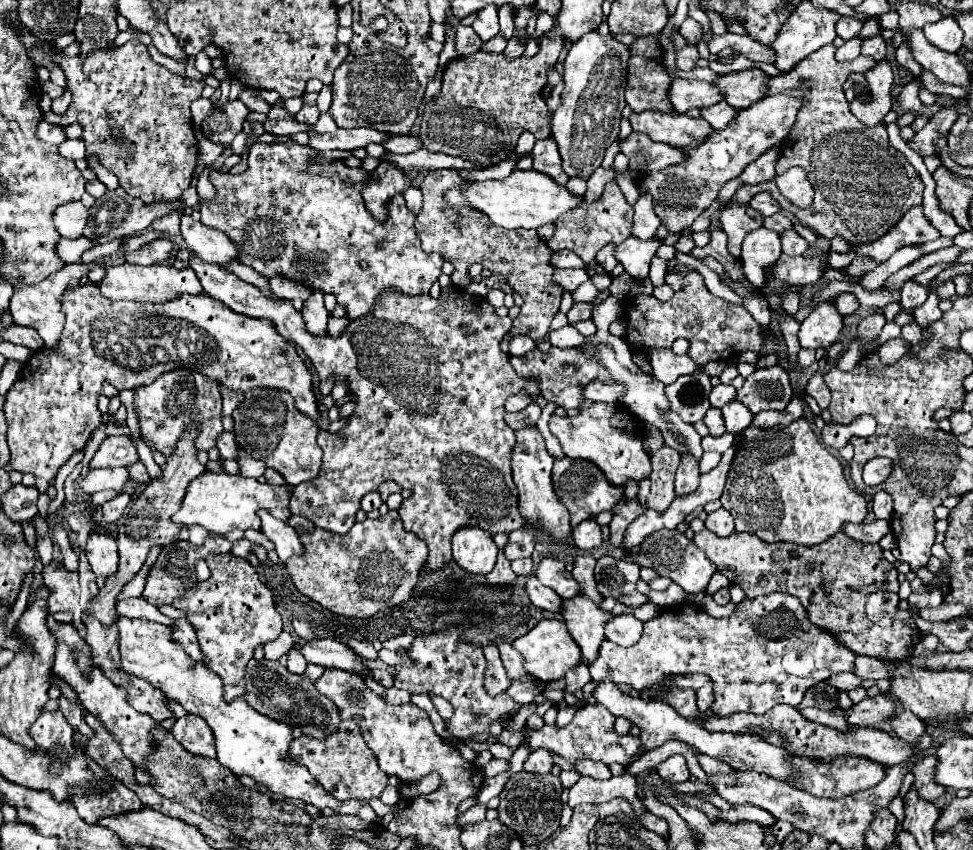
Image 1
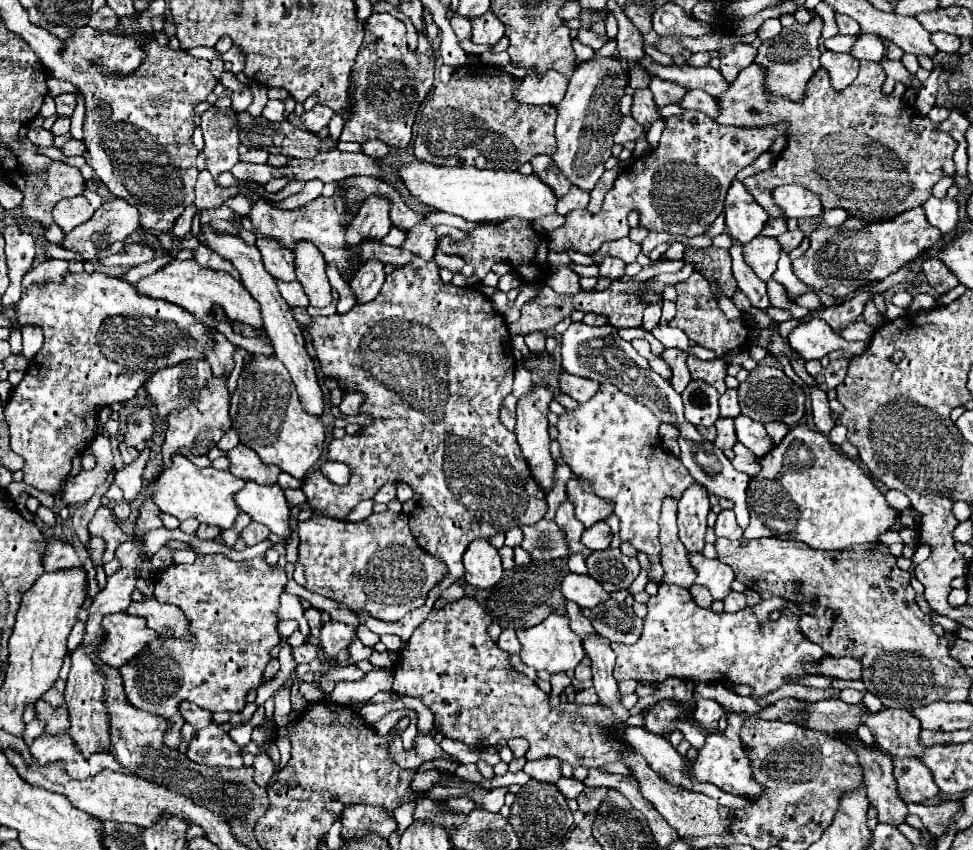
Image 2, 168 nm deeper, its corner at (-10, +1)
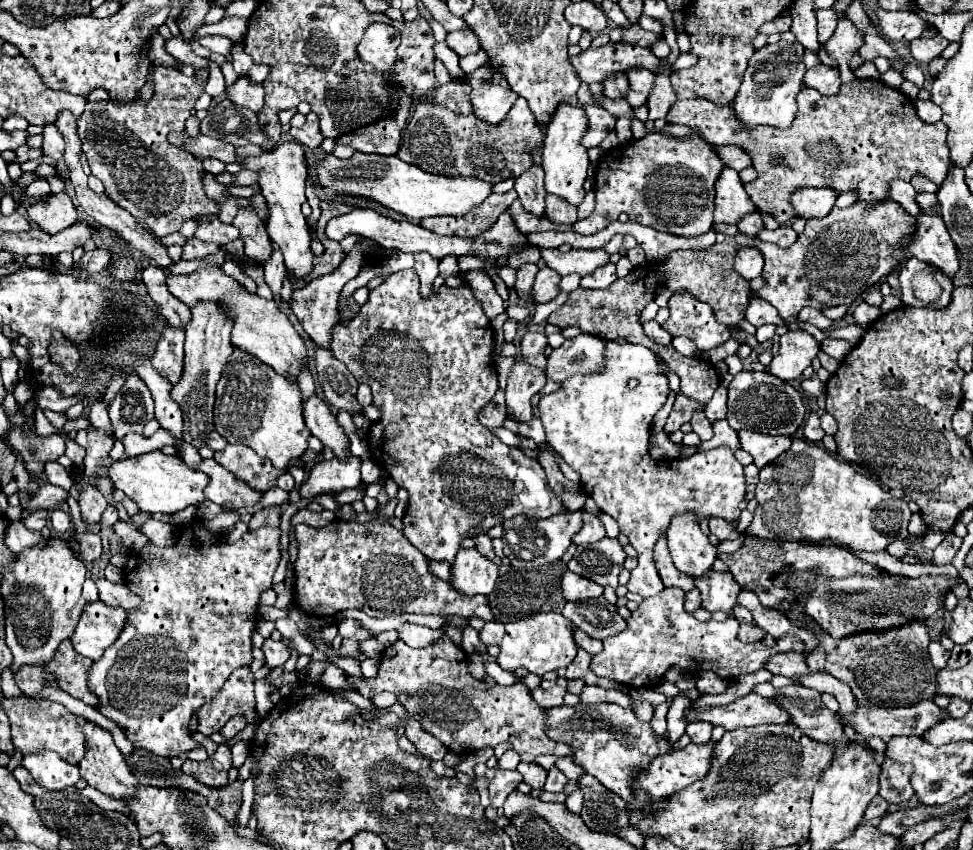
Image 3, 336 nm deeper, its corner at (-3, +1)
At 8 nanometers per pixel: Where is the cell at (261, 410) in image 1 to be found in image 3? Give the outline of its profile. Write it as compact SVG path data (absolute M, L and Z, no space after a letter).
M234 349L216 385L214 405L214 429L228 443L248 445L260 457L268 457L274 467L284 469L290 459L300 459L308 449L306 439L310 437L310 431L306 429L302 411L302 395L296 383L290 383L286 377L272 371L272 367L258 357Z

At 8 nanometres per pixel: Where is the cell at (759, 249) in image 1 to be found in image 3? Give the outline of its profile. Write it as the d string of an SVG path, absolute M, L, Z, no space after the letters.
M752 247L738 249L736 259L734 259L734 271L738 275L742 275L744 279L750 281L754 277L760 277L762 267L764 267L764 259L758 249L752 249Z

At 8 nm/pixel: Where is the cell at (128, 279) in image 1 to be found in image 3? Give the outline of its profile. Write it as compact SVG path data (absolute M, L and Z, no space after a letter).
M206 267L192 275L168 275L166 285L168 291L188 307L196 305L200 299L222 301L230 305L232 309L230 317L234 319L234 329L232 329L234 347L250 355L256 355L260 361L270 365L278 375L296 381L302 369L308 365L308 351L302 337L298 335L290 319L282 311L278 311L276 303L272 299L270 301L262 299L256 293L246 293L246 289L238 281L228 277L220 267Z

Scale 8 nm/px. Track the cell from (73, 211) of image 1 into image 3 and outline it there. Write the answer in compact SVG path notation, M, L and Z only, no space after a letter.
M52 193L50 197L34 201L26 211L34 225L52 235L64 231L68 225L72 225L72 221L78 219L76 207L66 193Z

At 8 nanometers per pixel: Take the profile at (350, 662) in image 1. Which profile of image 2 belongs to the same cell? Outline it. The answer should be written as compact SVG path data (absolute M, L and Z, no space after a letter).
M303 643L301 647L295 647L293 649L293 657L295 657L297 663L311 663L313 659L319 657L319 645Z

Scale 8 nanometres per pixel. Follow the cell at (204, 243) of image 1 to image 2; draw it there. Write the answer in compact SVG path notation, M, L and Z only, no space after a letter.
M209 223L207 225L201 225L201 235L205 237L207 241L207 247L221 255L221 257L227 257L227 261L231 261L235 265L235 269L241 273L241 281L243 285L247 287L247 291L251 293L251 297L255 297L255 301L259 301L261 305L261 313L263 313L263 321L265 321L265 331L271 339L271 345L275 349L275 357L287 367L287 371L291 373L291 379L297 387L297 393L299 393L299 399L303 403L303 407L313 413L313 415L321 415L323 413L323 393L319 389L319 383L317 383L317 373L315 373L315 365L313 365L313 359L309 357L307 349L305 349L305 339L303 339L303 329L301 325L293 319L291 311L289 311L289 305L285 303L285 299L281 297L277 285L275 285L275 279L265 271L263 267L263 261L261 261L261 253L255 245L247 245L241 237L237 235L231 235L231 233L217 233L215 227L211 227Z

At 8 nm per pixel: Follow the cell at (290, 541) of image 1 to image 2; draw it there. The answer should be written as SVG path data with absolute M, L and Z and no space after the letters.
M247 481L245 487L235 495L235 503L253 521L267 525L277 537L287 539L293 533L289 505L279 485L257 485Z

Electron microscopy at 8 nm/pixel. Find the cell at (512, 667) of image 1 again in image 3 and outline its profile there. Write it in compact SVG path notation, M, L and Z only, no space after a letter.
M498 621L484 623L484 627L480 629L480 641L484 641L484 645L498 645L502 637L504 637L504 625Z

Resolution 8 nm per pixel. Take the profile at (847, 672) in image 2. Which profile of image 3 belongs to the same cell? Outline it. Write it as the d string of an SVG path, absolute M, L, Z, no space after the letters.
M778 653L776 657L768 659L768 665L764 667L774 675L786 675L786 677L796 677L796 675L802 677L812 673L806 665L804 653Z

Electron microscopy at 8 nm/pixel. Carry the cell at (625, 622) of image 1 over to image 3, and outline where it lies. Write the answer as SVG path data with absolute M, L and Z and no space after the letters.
M604 597L588 601L570 601L564 605L562 615L570 619L578 629L582 629L592 639L606 639L614 633L624 631L626 621L618 615L616 607Z

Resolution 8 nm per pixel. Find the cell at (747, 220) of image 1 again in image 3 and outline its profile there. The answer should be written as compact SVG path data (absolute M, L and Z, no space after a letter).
M724 167L724 173L716 179L714 189L714 223L730 223L736 225L738 219L756 211L756 205L750 201L744 185L738 177L738 171Z

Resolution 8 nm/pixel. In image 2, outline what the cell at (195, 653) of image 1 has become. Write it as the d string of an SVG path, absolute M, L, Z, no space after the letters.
M147 599L145 603L131 603L127 613L145 617L149 627L163 637L175 637L177 641L191 641L189 621L183 611L175 605L159 603L157 599Z

